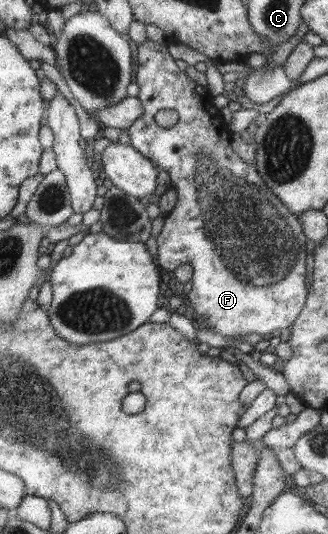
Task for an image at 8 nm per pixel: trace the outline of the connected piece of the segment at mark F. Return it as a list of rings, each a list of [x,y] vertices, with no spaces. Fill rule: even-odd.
[[[147,39],[143,44],[138,46],[135,63],[137,66],[136,84],[139,86],[137,98],[141,101],[143,112],[127,129],[131,139],[131,147],[135,148],[139,153],[144,154],[158,169],[167,172],[170,178],[169,186],[177,192],[176,203],[172,211],[166,214],[164,227],[156,239],[158,246],[157,260],[162,270],[175,271],[176,268],[179,268],[183,264],[189,264],[192,267],[191,280],[193,285],[191,291],[185,296],[185,300],[191,311],[190,314],[192,316],[199,316],[200,320],[205,319],[208,324],[207,328],[211,328],[223,336],[237,338],[249,333],[269,334],[269,332],[273,332],[277,328],[283,329],[291,326],[291,324],[296,322],[296,318],[300,315],[300,312],[304,310],[303,306],[305,306],[305,298],[307,298],[307,284],[305,284],[305,270],[307,270],[307,266],[305,266],[305,258],[307,258],[305,242],[307,242],[307,238],[305,238],[306,233],[304,232],[303,224],[300,223],[299,217],[293,211],[289,214],[288,205],[268,187],[268,184],[265,184],[263,178],[259,178],[259,174],[257,174],[258,170],[255,170],[249,164],[243,164],[243,160],[233,152],[233,148],[231,148],[231,136],[229,136],[229,130],[223,128],[221,114],[211,114],[211,112],[215,112],[213,110],[214,96],[211,96],[204,87],[193,84],[187,78],[187,74],[177,68],[177,64],[175,64],[172,54],[169,54],[167,46],[161,46],[161,44],[151,42],[151,40]],[[165,108],[175,110],[179,116],[178,123],[171,128],[163,128],[157,125],[155,121],[155,114],[159,110],[165,110]]]

